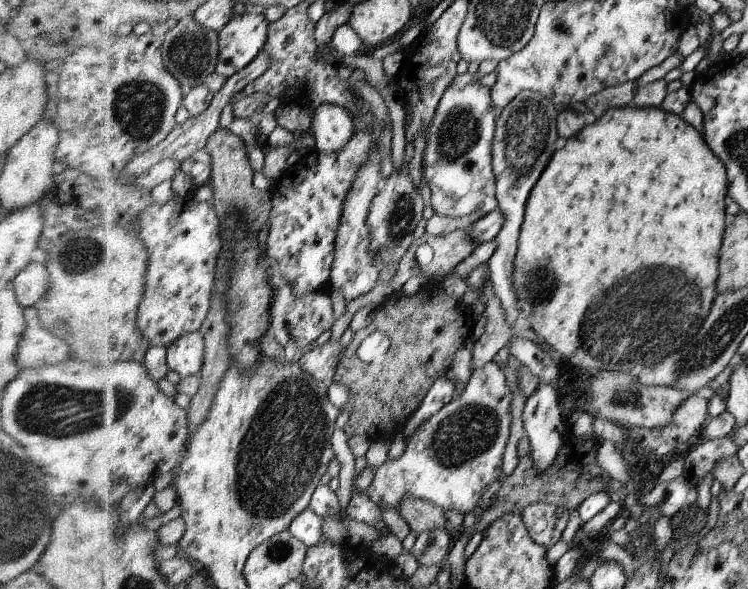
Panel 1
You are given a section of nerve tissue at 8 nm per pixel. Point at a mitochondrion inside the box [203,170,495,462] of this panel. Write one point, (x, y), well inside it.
(402, 218)

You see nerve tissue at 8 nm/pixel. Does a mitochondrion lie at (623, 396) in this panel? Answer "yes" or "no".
yes

